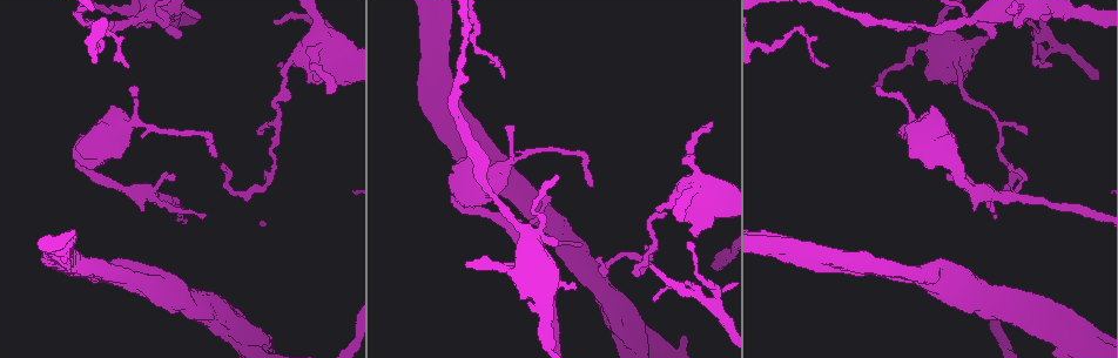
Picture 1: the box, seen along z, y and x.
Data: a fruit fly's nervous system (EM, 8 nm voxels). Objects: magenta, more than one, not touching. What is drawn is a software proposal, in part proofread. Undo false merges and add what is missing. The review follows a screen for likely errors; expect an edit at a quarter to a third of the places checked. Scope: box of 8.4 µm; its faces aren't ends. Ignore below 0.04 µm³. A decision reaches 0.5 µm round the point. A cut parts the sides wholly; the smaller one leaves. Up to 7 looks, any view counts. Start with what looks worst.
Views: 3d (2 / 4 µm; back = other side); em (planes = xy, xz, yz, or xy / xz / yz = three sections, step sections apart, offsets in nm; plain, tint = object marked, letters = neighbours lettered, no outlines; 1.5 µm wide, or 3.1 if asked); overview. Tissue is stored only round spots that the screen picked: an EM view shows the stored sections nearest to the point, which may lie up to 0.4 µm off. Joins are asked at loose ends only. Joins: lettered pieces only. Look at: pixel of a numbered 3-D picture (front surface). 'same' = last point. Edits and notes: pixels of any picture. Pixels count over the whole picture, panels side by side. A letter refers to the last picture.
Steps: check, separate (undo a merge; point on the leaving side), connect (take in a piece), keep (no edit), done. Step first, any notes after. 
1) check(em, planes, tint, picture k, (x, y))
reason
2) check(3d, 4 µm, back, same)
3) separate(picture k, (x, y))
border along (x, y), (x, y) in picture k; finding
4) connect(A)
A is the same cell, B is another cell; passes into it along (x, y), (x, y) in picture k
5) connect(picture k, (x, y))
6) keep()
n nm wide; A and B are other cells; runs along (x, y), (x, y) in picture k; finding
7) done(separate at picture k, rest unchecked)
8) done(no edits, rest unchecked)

check(3d, 4 µm, back, picture 1, (272, 21))
tapers out

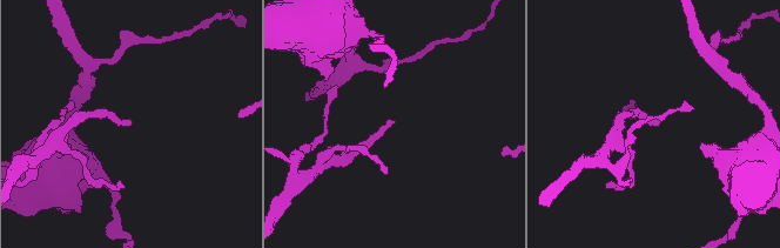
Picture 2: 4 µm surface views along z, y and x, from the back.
check(em, planes, letters, picture 2, (130, 121))

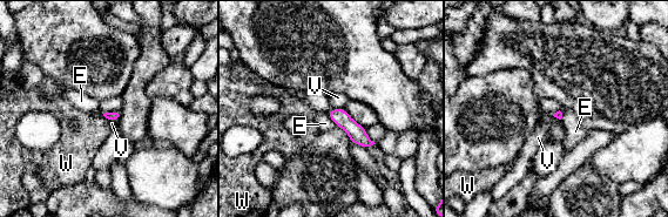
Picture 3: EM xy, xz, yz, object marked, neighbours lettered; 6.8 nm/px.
keep()
E, V and W are other cells; none of them fits

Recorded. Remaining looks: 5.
check(em, planes, letters, picture 1, (999, 195))

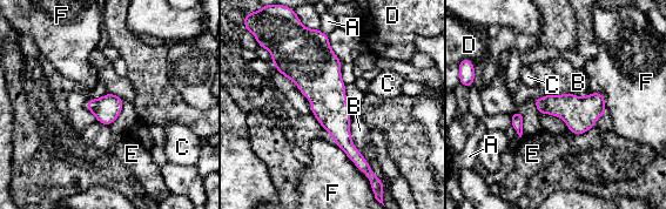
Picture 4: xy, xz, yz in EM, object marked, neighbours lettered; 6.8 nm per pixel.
keep()
A, B, C, D, E and F are other cells; border along (350, 115), (350, 139), (375, 175) in picture 4; all the same neuron

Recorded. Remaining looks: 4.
check(em, 3.1 µm, planes, letters, picture 1, (633, 276))
an open end

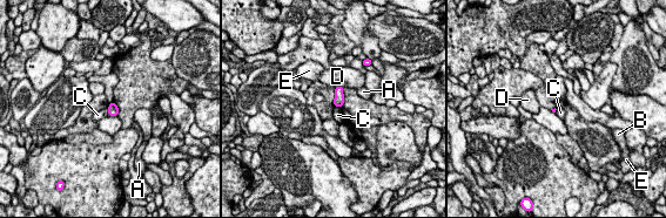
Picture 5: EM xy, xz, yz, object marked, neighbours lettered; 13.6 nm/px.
keep()
D touches over 160 nm; A, B, C, D and E are other cells; border along (107, 108), (108, 115) in picture 5; no lettered piece goes on from it

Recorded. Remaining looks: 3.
done(no edits, rest unchecked)

